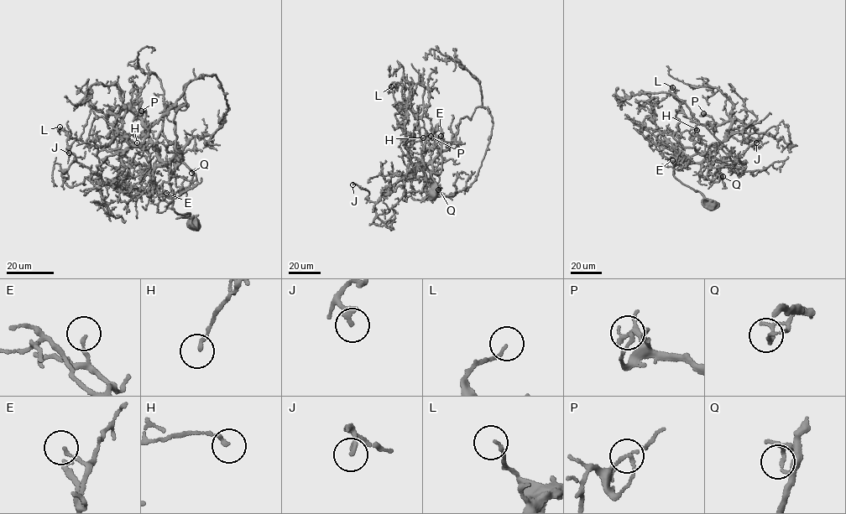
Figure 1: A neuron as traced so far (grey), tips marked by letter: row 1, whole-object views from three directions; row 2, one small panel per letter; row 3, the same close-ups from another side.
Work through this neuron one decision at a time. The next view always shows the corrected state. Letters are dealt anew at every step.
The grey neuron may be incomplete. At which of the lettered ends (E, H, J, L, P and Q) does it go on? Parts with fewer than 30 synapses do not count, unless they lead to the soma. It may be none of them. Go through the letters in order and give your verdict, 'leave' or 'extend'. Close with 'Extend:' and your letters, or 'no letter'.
E: leave
H: leave
J: leave
L: leave
P: leave
Q: leave
Extend: no letter

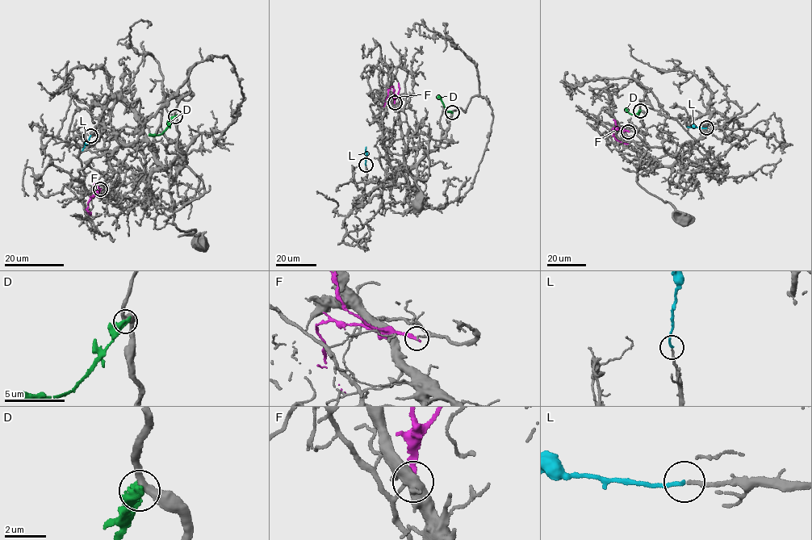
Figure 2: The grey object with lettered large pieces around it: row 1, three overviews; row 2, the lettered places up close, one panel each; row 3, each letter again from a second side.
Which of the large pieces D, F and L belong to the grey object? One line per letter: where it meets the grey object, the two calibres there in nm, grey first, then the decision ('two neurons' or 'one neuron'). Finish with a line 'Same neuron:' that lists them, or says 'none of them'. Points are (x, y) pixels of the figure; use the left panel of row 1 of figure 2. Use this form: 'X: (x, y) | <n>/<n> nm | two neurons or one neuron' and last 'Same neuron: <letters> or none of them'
D: (175, 116) | 360/440 nm | two neurons
F: (100, 189) | 140/280 nm | two neurons
L: (90, 136) | 170/170 nm | one neuron
Same neuron: L

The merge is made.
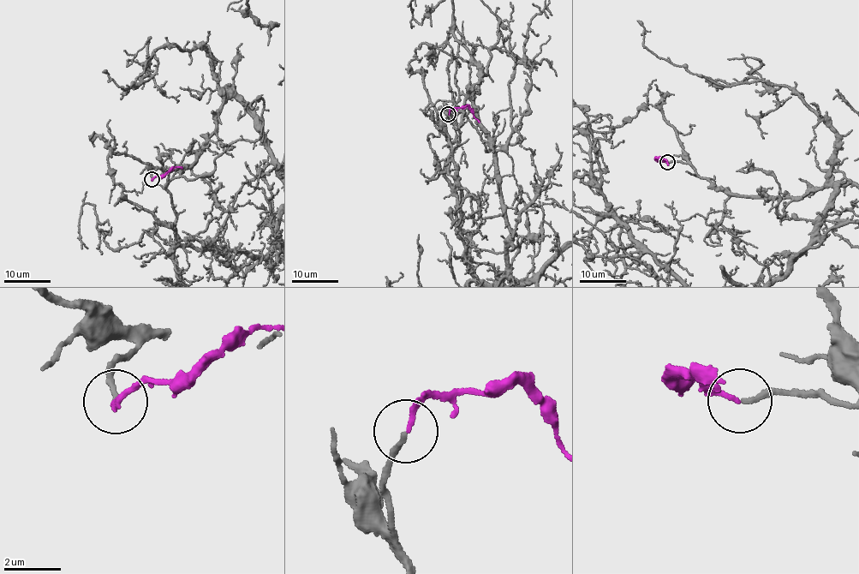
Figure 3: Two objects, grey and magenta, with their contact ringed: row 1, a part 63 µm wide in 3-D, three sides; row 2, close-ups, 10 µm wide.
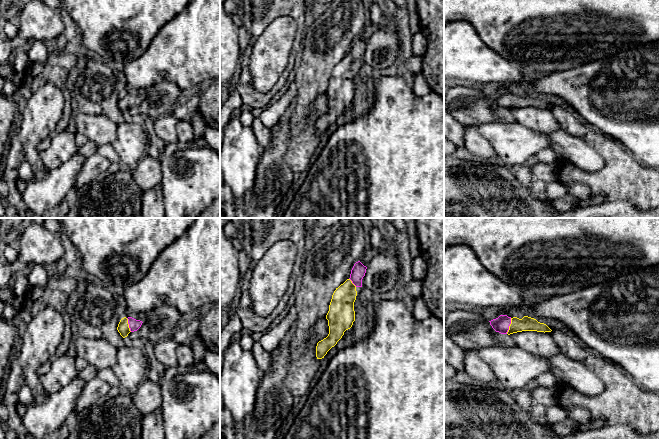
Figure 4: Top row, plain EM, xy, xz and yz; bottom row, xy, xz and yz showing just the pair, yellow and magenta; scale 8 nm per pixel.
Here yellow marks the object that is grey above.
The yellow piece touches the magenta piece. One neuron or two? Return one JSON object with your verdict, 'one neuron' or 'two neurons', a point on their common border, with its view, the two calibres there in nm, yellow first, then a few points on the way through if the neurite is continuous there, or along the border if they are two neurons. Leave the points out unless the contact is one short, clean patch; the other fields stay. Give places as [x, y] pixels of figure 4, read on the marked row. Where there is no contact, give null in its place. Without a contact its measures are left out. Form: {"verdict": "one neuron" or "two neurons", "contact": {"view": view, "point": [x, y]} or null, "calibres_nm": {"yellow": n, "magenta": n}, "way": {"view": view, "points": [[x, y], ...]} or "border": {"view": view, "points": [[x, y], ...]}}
{"verdict": "one neuron", "contact": {"view": "yz", "point": [509, 326]}, "calibres_nm": {"yellow": 110, "magenta": 130}, "way": {"view": "yz", "points": [[526, 323], [509, 326], [501, 324]]}}

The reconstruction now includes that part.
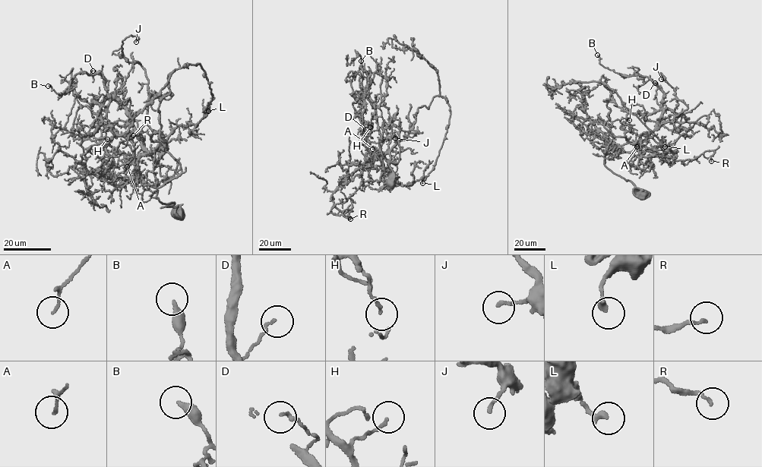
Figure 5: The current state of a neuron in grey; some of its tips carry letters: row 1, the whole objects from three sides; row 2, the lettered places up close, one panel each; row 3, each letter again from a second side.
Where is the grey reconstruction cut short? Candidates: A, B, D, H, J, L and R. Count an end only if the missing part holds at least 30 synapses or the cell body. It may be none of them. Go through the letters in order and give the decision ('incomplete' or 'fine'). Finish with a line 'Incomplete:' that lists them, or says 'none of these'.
A: fine
B: fine
D: fine
H: fine
J: fine
L: fine
R: fine
Incomplete: none of these

